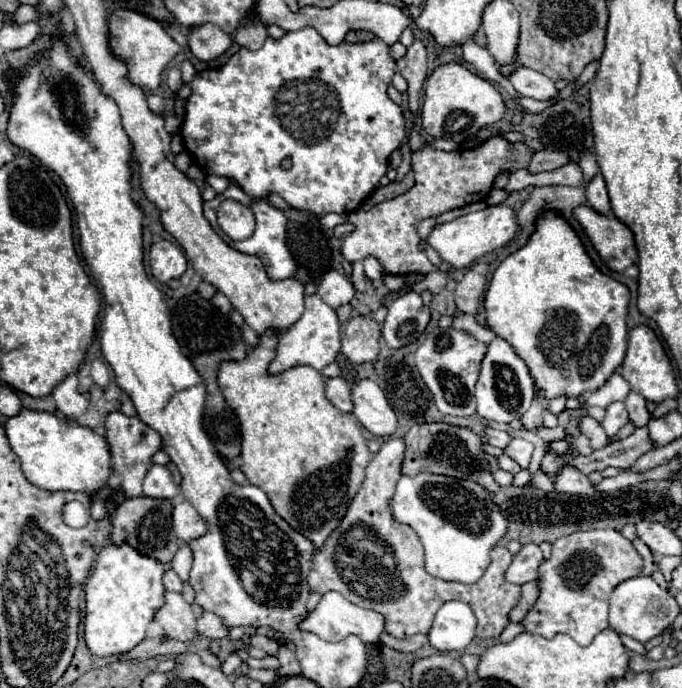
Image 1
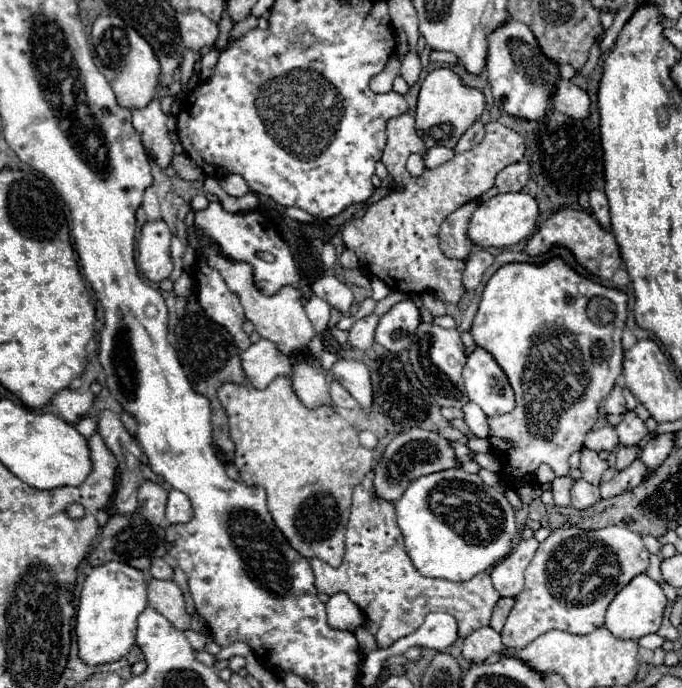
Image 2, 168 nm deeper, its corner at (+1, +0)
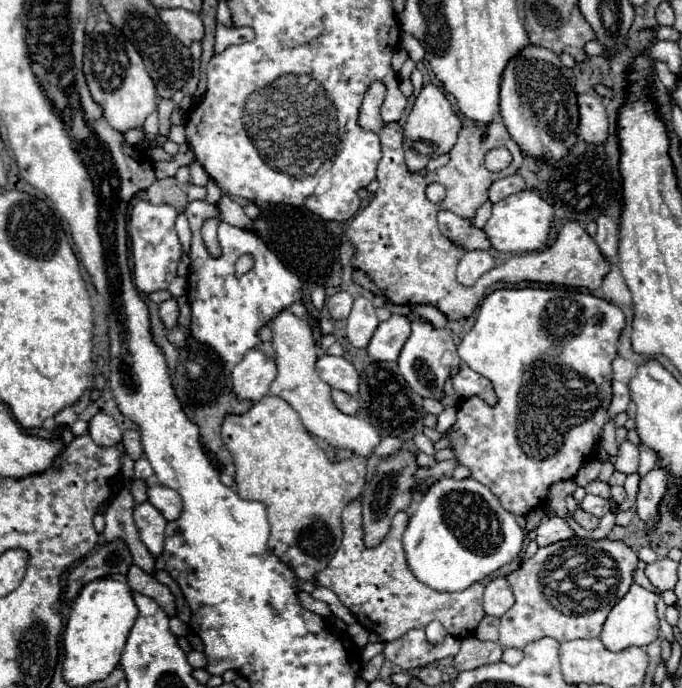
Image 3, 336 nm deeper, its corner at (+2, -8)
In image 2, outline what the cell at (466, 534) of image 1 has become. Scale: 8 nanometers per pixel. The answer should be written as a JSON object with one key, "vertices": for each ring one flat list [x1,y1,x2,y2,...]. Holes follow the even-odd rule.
{"vertices":[[461,468,421,476,407,486,403,496,395,502,397,522,405,538,405,548,415,568,427,578,443,578,453,582,471,580,475,574,485,572,495,562,511,552,511,540,517,534,515,512,499,488,485,486,477,474,467,474]]}

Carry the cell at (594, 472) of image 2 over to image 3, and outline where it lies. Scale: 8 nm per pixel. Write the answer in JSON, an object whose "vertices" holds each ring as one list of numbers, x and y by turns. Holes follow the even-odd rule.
{"vertices":[[590,482,588,486,586,486,586,492,588,494,596,494,596,496,602,496,602,498,606,498,606,500,610,500,610,486,608,484,604,484,604,482]]}

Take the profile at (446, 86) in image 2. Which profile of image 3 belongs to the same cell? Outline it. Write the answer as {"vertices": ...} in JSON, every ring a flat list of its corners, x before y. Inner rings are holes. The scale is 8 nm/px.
{"vertices":[[428,84,422,88,422,92,418,94,418,98,414,100,414,106,408,114,408,120,404,124,404,154,406,154,406,166,412,172,420,172,426,168,428,160,438,158,440,154,446,154,452,144,456,144,456,136,460,130,460,118,452,112,450,102,446,100,444,92,434,86]]}

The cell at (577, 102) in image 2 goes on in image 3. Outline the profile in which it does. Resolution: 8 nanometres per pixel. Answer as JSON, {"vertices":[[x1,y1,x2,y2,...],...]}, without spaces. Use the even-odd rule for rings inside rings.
{"vertices":[[580,94,578,96,580,104,580,128,578,134,584,138,588,144,606,144,608,140,608,114,600,100,594,94]]}

